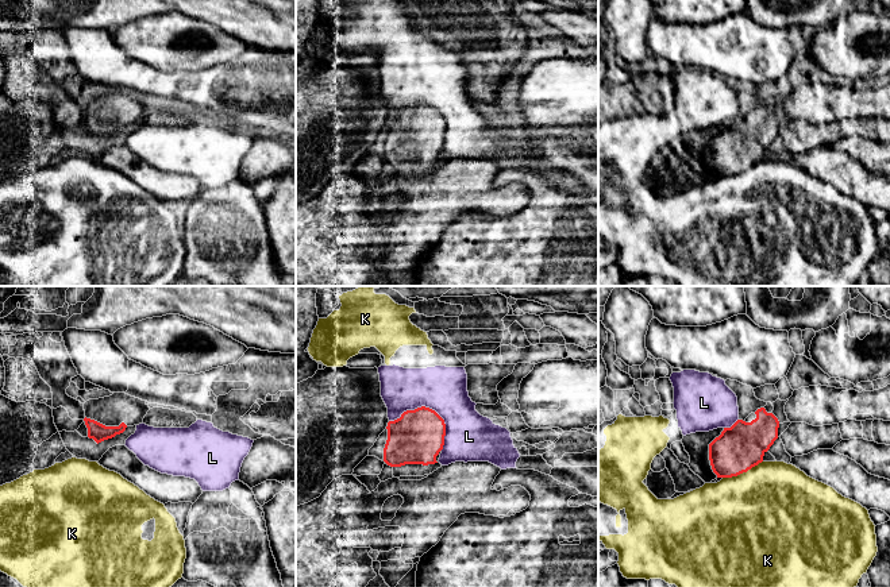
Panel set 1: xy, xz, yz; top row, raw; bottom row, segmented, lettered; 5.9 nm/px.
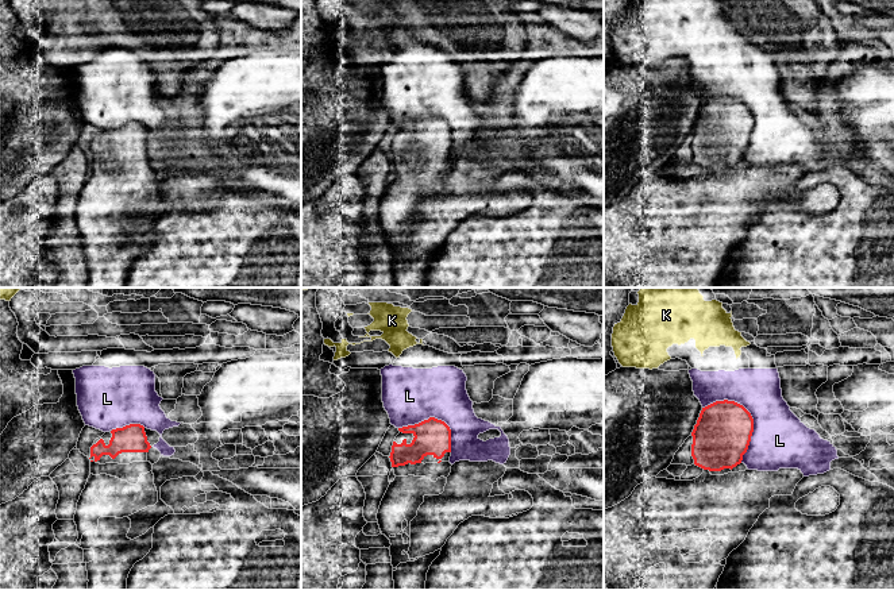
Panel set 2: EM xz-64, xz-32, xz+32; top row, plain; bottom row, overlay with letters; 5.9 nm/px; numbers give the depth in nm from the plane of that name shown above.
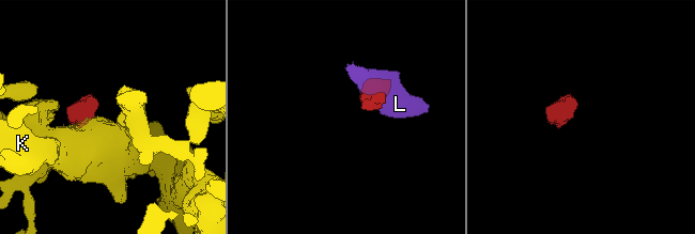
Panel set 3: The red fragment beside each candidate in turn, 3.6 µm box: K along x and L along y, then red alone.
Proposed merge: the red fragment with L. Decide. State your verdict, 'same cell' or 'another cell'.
another cell

